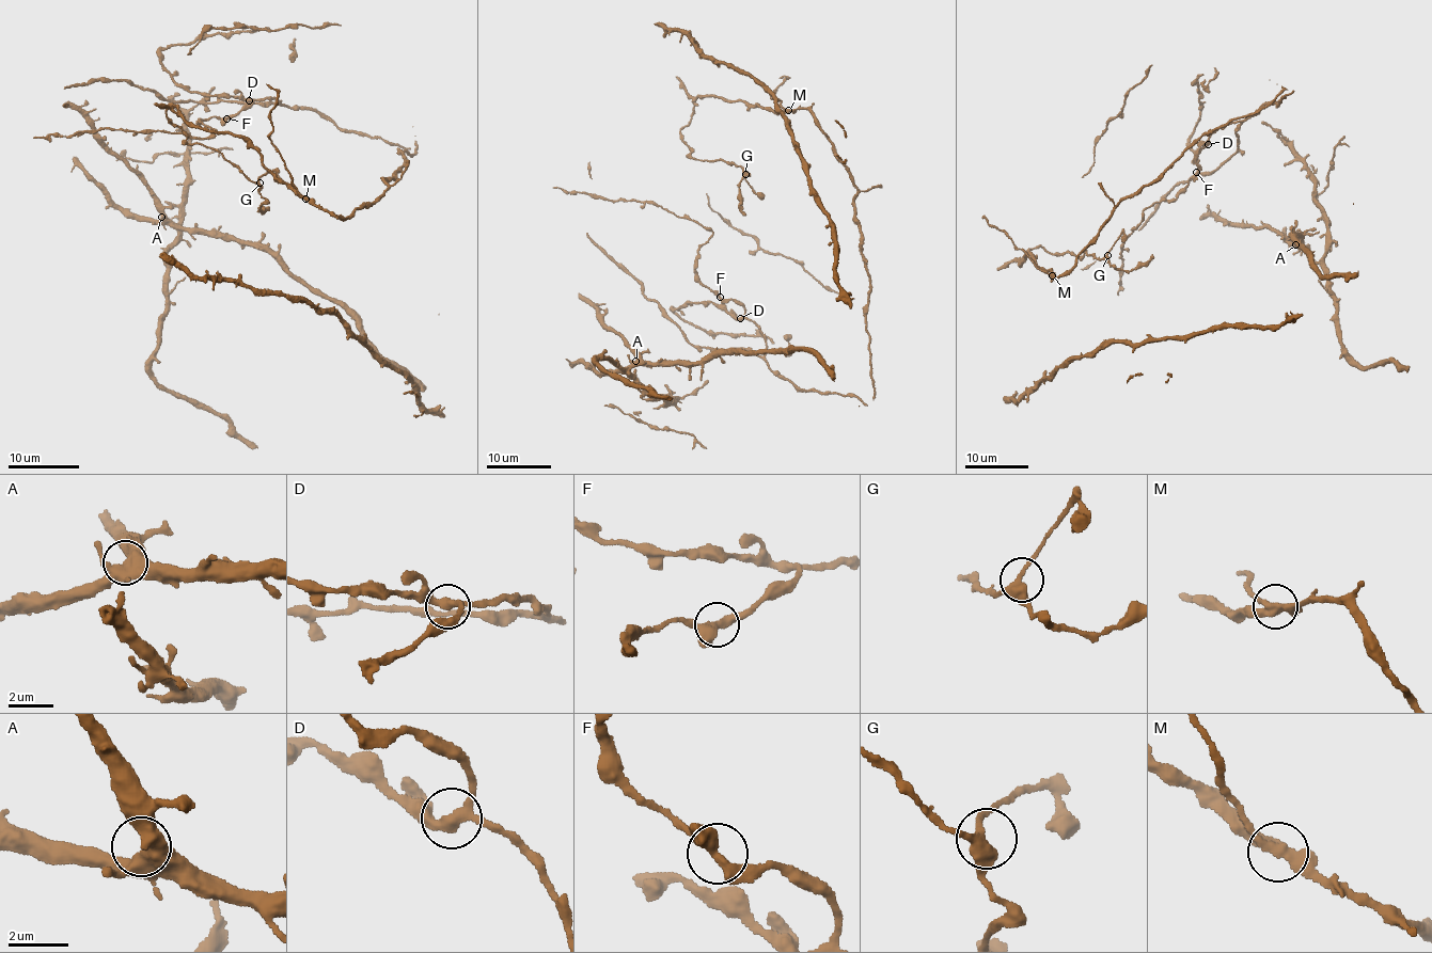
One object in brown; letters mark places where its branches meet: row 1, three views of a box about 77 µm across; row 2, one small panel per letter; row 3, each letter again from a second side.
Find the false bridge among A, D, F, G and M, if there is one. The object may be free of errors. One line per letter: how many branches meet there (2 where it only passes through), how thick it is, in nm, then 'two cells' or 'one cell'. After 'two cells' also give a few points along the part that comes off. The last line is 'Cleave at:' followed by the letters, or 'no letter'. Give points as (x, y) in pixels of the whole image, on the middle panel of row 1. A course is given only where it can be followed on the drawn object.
A: 3 branches meet; 480 nm thick; one cell
D: 3 branches meet; 300 nm thick; one cell
F: 3 branches meet; 360 nm thick; one cell
G: 3 branches meet; 360 nm thick; one cell
M: 3 branches meet; 320 nm thick; two cells; foreign part runs (788, 110), (781, 106), (781, 100), (770, 97), (786, 77), (780, 78)
Cleave at: M

